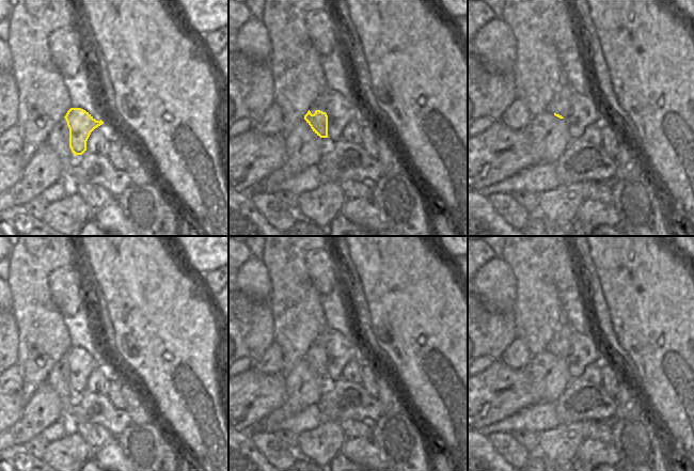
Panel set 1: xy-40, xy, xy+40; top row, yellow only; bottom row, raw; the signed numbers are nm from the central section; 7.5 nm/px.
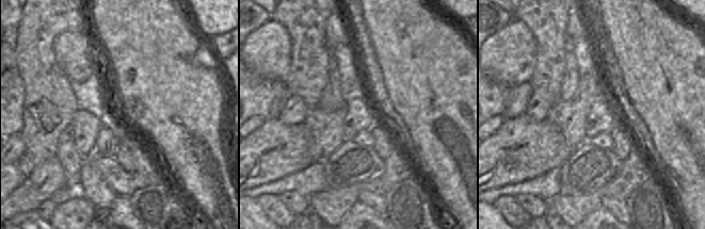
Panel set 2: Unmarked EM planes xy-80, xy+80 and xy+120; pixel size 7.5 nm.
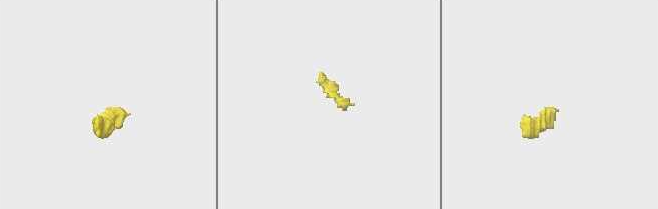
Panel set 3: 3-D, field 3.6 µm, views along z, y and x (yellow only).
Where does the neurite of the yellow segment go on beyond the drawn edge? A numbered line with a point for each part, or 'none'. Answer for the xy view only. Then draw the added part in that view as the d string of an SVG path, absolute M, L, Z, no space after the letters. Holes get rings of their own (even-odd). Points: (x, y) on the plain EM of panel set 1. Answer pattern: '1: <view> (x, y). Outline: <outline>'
1: xy (341, 349). Outline: M328 328L319 335L319 340L324 342L328 355L328 381L341 379L348 362L364 360L358 340L352 333L345 335Z

